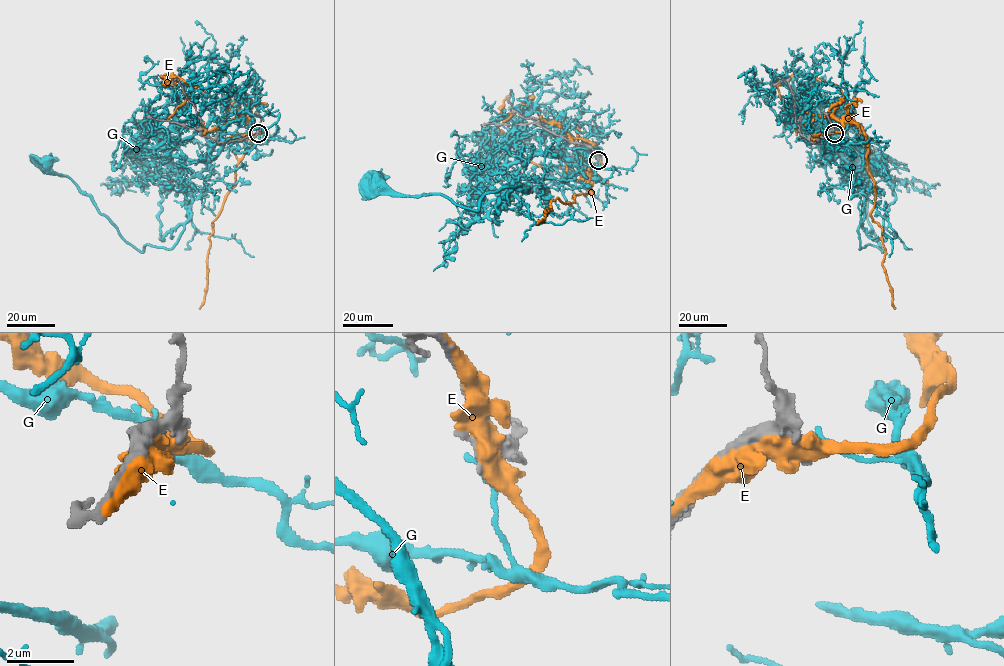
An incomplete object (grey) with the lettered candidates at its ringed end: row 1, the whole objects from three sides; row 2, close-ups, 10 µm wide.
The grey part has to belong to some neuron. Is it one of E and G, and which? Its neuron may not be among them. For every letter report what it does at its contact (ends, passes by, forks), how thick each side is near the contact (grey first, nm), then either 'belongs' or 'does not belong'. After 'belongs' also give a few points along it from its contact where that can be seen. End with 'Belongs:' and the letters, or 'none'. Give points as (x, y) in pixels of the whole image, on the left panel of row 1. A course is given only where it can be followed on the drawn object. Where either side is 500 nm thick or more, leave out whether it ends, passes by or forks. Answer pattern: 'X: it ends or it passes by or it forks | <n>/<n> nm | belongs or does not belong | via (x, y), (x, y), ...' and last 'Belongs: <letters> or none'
E: 550/460 nm | does not belong
G: it ends | 360/190 nm | does not belong
Belongs: none

